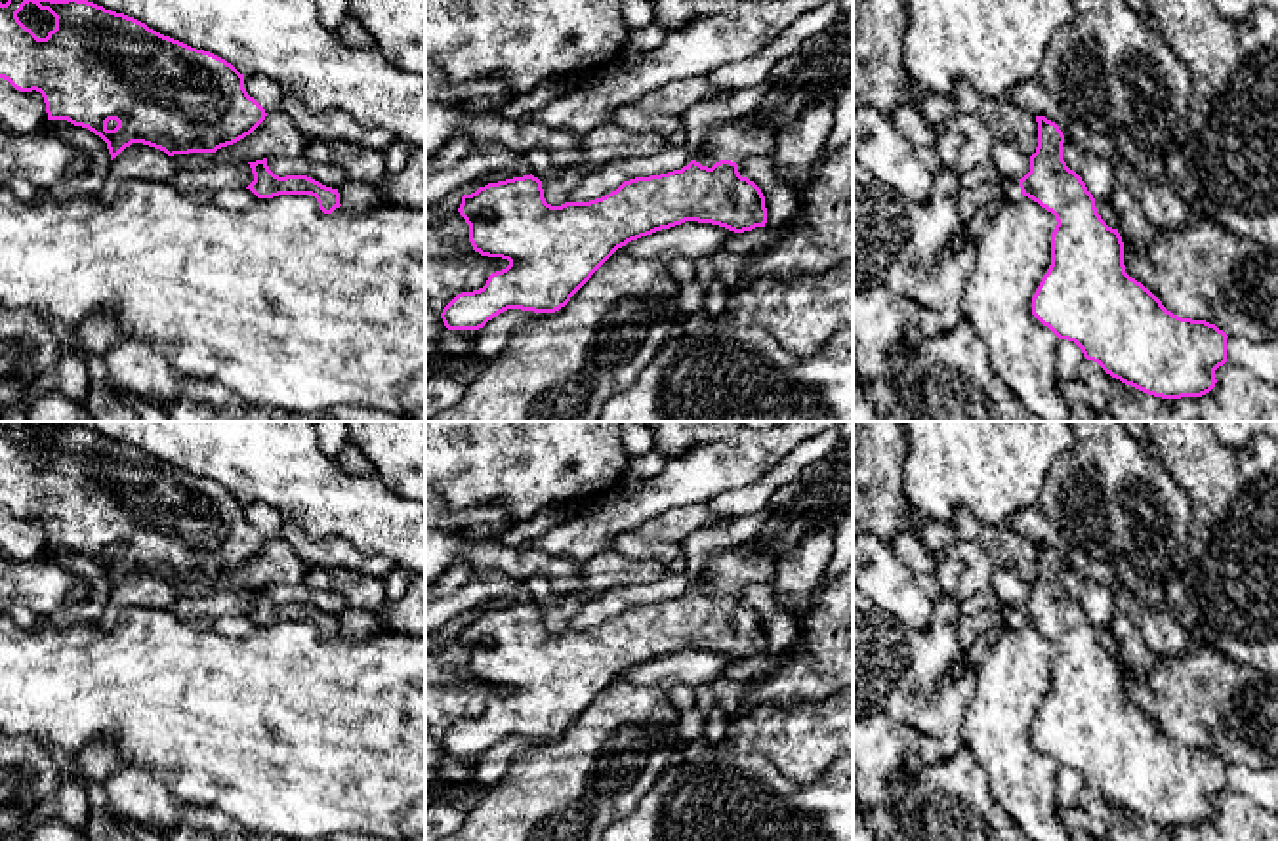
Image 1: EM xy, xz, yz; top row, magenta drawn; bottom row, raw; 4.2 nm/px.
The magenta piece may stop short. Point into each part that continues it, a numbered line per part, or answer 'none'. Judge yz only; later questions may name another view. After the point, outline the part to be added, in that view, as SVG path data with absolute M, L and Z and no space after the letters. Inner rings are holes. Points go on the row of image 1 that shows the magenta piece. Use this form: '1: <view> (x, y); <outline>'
1: yz (970, 201); M1009 179L998 185L979 185L961 189L958 195L958 212L963 221L971 219L986 204L1001 204L1005 200L1024 198L1019 179Z

